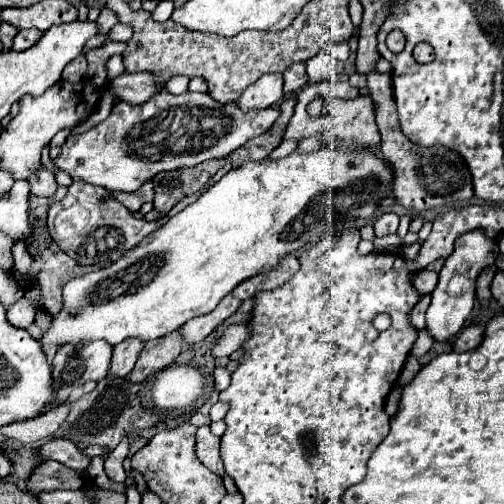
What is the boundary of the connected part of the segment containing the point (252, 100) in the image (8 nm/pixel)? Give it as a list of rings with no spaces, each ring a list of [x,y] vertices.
[[[266,74],[260,76],[254,84],[246,88],[240,96],[238,104],[242,110],[248,108],[270,108],[284,100],[284,78],[282,74]]]

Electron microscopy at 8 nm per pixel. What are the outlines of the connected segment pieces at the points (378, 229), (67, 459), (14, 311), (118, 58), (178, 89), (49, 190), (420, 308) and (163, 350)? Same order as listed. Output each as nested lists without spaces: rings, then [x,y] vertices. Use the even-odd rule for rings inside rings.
[[[382,214],[376,222],[374,222],[374,232],[378,238],[394,234],[398,230],[398,216],[396,214]]]
[[[52,438],[46,444],[42,444],[36,452],[42,458],[50,458],[50,460],[58,460],[58,462],[66,464],[68,468],[72,468],[76,472],[84,472],[90,464],[90,458],[84,456],[76,448],[76,444],[72,440],[66,440],[66,438]]]
[[[20,298],[10,310],[8,310],[8,320],[10,324],[14,324],[16,328],[28,328],[34,322],[34,306],[28,298]]]
[[[122,54],[110,56],[110,58],[104,62],[104,66],[106,66],[106,72],[108,72],[108,78],[110,78],[110,80],[112,80],[114,76],[120,76],[120,74],[126,72],[126,70],[124,70],[124,58],[122,58]],[[110,70],[116,70],[116,72],[110,72]]]
[[[172,76],[168,82],[168,90],[172,94],[182,94],[188,88],[188,78],[186,76]]]
[[[40,168],[36,174],[32,174],[30,178],[30,192],[34,196],[44,196],[44,198],[52,198],[58,184],[56,184],[56,178],[52,172],[46,172],[46,168]]]
[[[424,294],[422,300],[416,304],[416,308],[414,308],[412,314],[410,314],[412,324],[414,324],[418,330],[426,326],[426,310],[428,310],[428,306],[430,306],[430,294]]]
[[[180,330],[170,332],[170,336],[162,336],[162,340],[146,342],[146,346],[140,352],[138,362],[136,362],[134,370],[128,374],[128,378],[134,382],[142,382],[154,370],[162,370],[164,366],[170,366],[182,350],[184,350],[184,344],[182,344]]]

